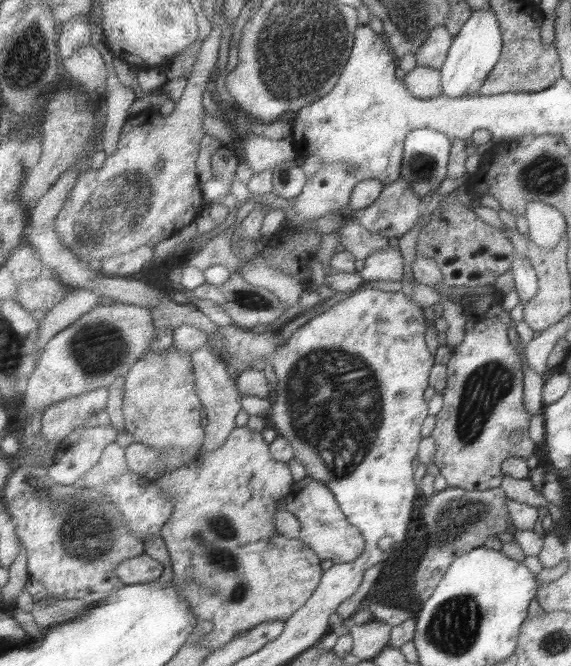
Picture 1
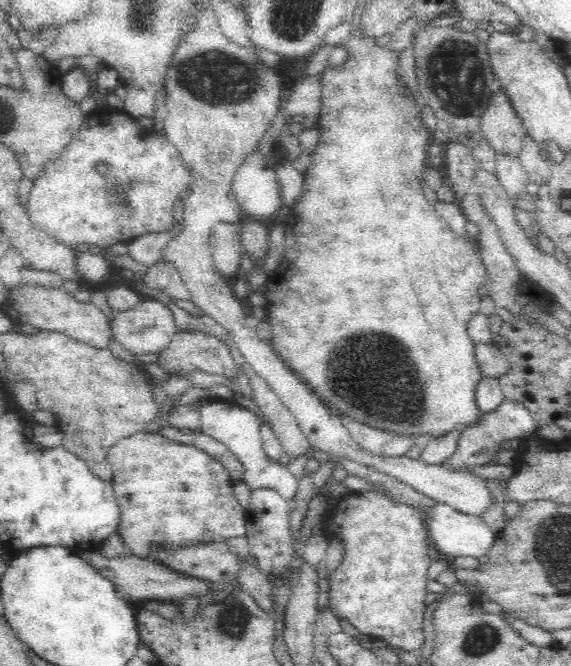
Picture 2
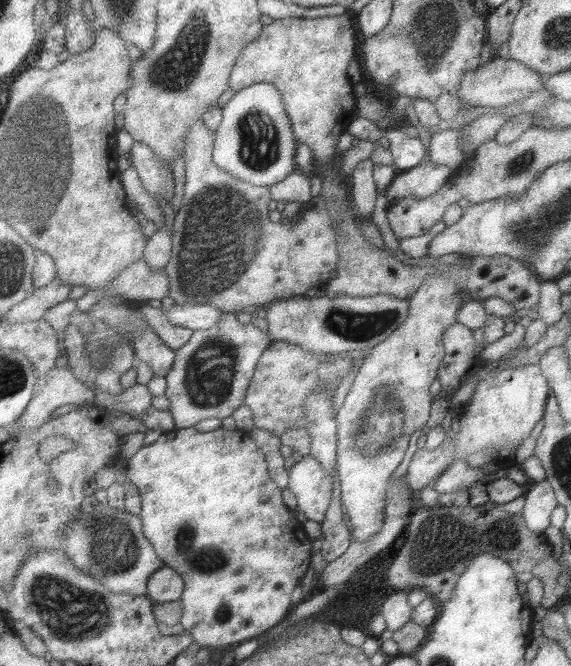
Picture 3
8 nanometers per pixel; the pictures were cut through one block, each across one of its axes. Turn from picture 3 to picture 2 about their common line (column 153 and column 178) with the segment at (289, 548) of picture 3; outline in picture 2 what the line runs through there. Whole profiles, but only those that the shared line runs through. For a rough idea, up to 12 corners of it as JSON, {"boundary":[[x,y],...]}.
{"boundary":[[140,432],[106,452],[136,558],[246,536],[228,470]]}

